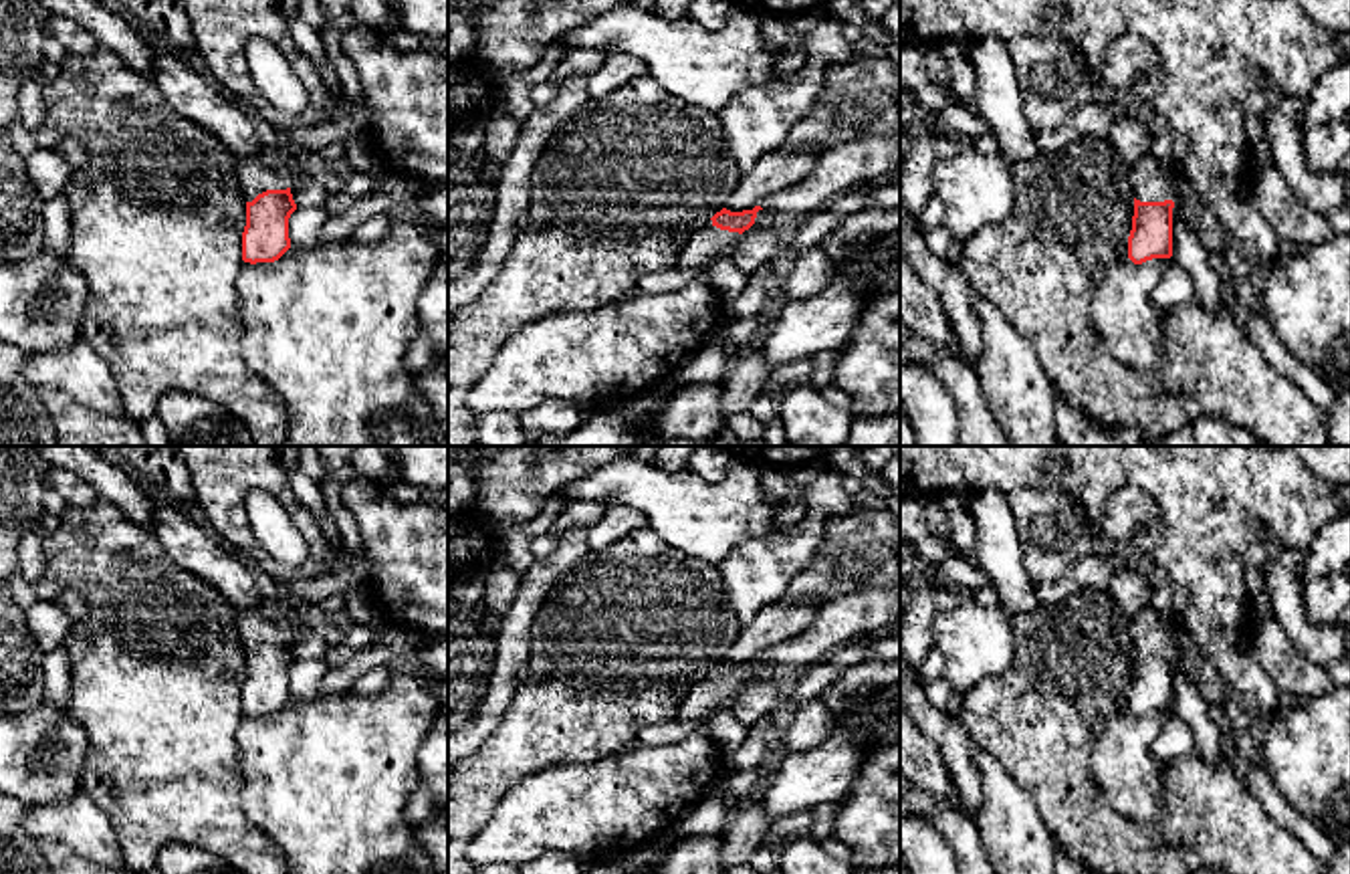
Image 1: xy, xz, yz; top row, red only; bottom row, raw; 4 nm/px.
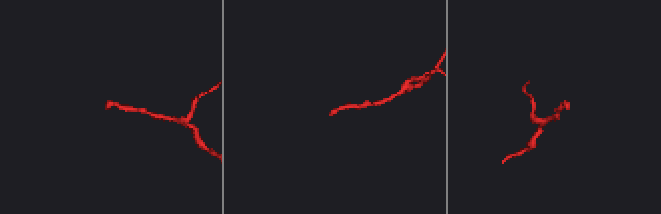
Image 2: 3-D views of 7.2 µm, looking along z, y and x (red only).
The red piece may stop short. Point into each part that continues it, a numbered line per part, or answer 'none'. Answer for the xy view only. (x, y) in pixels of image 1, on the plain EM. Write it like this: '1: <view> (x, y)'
1: xy (255, 628)

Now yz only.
1: yz (1151, 632)

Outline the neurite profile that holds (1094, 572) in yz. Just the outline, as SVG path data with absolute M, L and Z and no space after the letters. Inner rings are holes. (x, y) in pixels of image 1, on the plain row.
M1090 553L1067 567L1059 579L1049 583L1033 581L1033 587L1041 604L1061 604L1072 593L1106 589L1116 573L1116 567L1116 559Z

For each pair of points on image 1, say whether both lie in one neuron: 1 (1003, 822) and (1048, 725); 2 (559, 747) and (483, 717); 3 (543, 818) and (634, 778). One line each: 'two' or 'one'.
1: two
2: two
3: one

